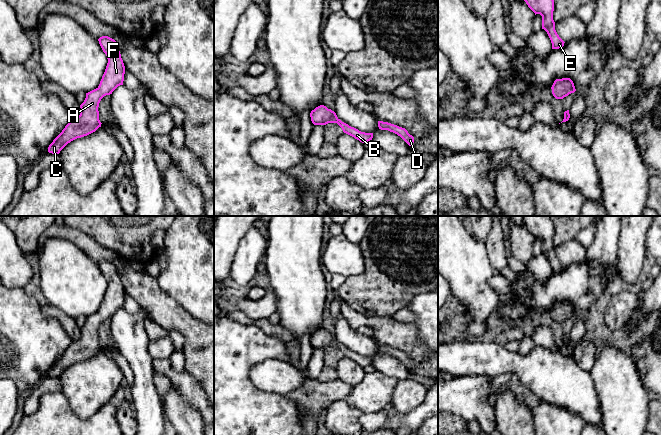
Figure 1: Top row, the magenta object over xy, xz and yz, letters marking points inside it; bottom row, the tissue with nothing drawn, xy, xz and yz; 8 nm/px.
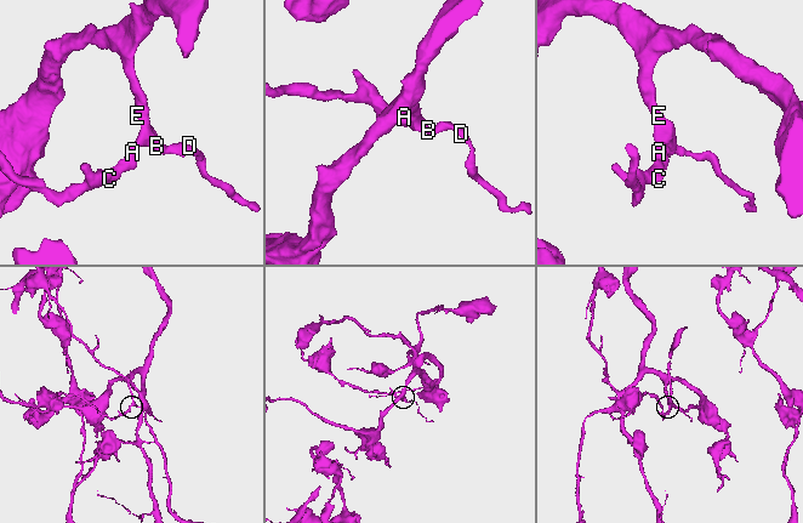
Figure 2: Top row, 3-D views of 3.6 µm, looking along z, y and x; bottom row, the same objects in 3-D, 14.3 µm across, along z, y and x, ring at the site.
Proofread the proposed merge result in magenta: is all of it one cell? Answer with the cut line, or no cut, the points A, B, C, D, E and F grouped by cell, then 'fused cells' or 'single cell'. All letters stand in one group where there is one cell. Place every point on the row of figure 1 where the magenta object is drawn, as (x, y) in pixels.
no cut; A B C D E F; single cell

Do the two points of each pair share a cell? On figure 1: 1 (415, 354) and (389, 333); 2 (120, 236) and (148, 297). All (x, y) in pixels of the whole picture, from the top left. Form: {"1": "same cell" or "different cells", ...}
{"1": "same cell", "2": "different cells"}

